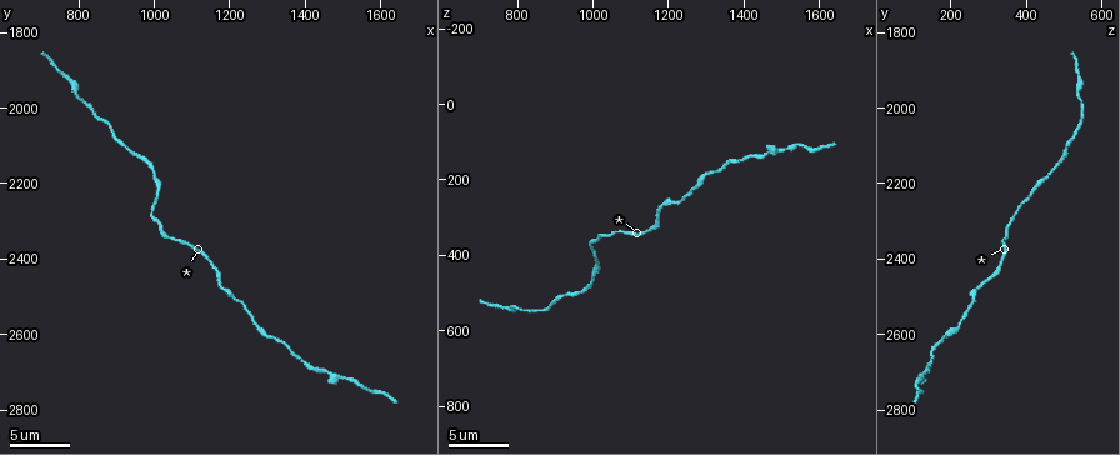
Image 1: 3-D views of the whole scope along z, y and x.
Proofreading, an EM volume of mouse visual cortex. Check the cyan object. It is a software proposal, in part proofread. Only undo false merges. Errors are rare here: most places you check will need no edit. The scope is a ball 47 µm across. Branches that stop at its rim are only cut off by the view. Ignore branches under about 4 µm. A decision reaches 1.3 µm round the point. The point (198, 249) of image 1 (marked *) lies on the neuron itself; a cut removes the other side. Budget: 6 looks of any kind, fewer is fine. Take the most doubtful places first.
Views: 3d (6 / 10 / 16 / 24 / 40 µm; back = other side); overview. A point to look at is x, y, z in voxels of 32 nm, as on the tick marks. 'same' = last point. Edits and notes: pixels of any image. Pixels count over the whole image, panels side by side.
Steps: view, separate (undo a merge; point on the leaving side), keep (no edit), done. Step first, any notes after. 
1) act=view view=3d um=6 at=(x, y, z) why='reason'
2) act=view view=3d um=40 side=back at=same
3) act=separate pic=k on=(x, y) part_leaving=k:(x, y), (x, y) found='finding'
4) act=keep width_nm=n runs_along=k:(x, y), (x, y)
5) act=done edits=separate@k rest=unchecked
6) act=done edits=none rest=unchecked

act=view view=3d um=16 at=(1010, 2295, 365) why='sudden change in width'

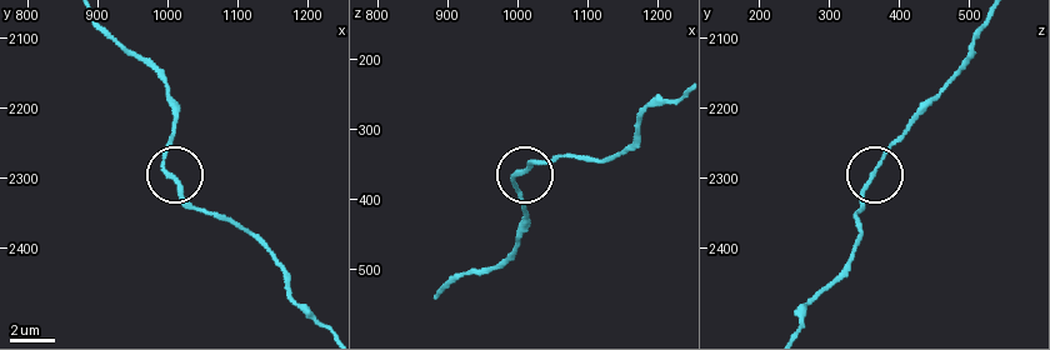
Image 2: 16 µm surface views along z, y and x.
act=keep runs_along=2:(246, 230), (199, 208), (166, 168), (170, 125) found='one neuron here'

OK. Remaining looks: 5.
act=view view=3d um=16 at=(1430, 2700, 140) why='calibre changes'

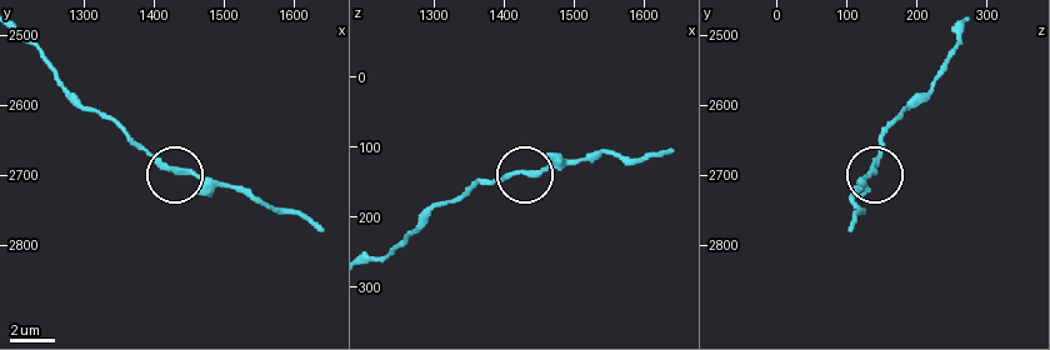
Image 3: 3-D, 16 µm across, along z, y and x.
act=view view=3d um=16 side=back at=(1430, 2695, 140)

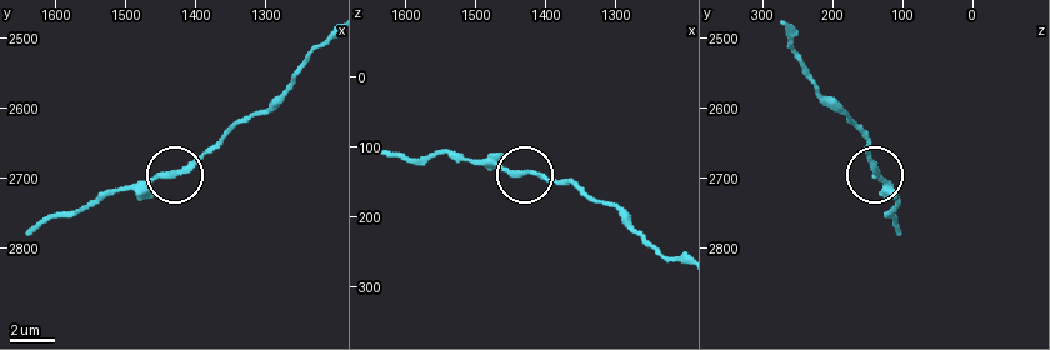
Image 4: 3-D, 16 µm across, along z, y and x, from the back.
act=keep runs_along=4:(678, 260), (660, 253), (621, 214), (576, 188), (460, 158) found='continuous, no second neuron'

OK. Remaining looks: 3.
act=view view=3d um=6 at=(1290, 2600, 185) why='calibre changes'

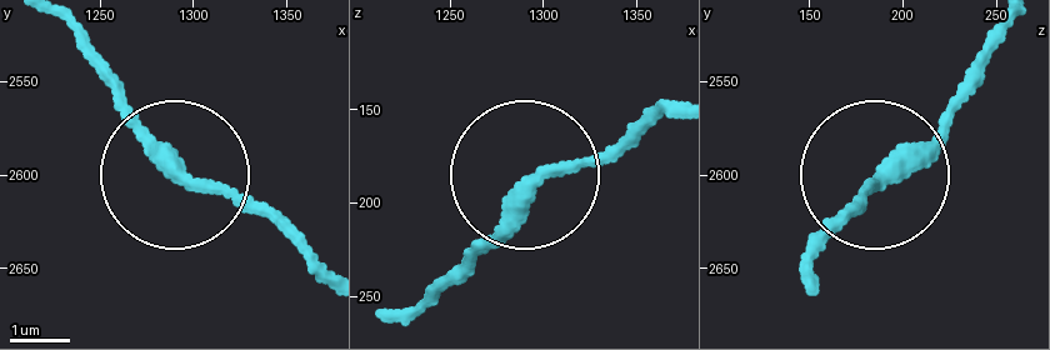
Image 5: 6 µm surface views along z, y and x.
act=keep runs_along=5:(59, 21), (169, 161), (238, 190), (293, 240) found='continuous, no second neuron'

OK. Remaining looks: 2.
act=done edits=none rest=unchecked

